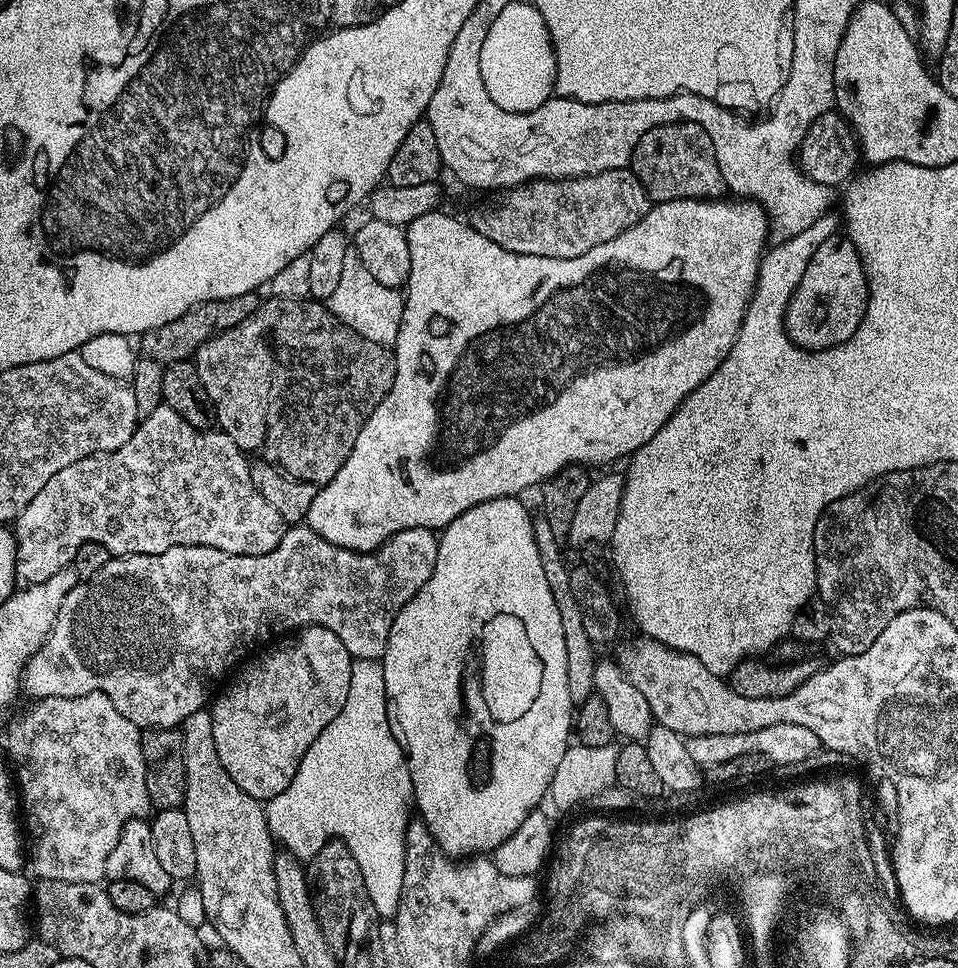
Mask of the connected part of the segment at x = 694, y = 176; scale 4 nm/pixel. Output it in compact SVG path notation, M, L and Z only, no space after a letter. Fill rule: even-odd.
M691 122L646 130L638 146L634 146L630 167L652 202L711 200L725 195L724 175L714 154L714 142L710 142L710 134L702 126Z

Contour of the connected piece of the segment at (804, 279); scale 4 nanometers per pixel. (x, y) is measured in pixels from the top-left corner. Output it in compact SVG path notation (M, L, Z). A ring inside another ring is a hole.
M840 234L840 236L832 236L829 238L829 240L822 241L821 244L817 246L816 253L814 253L813 256L809 258L808 265L803 265L802 271L800 273L800 279L795 285L794 291L791 293L791 295L789 295L788 308L784 311L784 331L786 335L788 335L788 337L790 337L797 346L799 346L799 348L804 348L807 350L807 352L821 352L827 348L833 348L839 344L844 344L852 337L852 335L855 334L855 332L858 330L858 326L862 322L864 311L866 310L867 305L868 279L864 273L864 267L860 261L858 250L854 245L852 245L852 242L848 239L847 235Z

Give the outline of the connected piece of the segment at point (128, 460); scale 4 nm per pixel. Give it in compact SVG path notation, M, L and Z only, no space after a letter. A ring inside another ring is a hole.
M162 403L149 417L141 419L137 423L134 434L130 438L130 442L126 442L126 446L113 452L99 452L82 458L78 462L70 462L70 466L58 470L58 474L54 474L54 478L50 478L50 482L46 482L46 486L42 486L42 490L38 490L38 494L34 494L30 506L26 506L26 510L22 510L22 514L16 517L14 531L16 534L16 582L17 585L27 586L46 582L46 578L58 574L58 570L69 567L75 561L82 545L90 542L98 542L102 546L106 546L106 550L113 557L157 556L174 546L210 546L214 550L222 550L226 554L257 556L274 550L278 546L278 542L282 542L286 525L282 514L278 514L278 510L274 510L274 506L270 506L270 502L266 502L266 498L262 498L262 494L254 486L249 457L226 433L190 426L190 422L182 419L170 405Z

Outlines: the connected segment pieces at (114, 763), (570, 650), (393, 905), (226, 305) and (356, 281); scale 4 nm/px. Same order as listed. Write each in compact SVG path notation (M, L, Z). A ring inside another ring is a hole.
M101 692L85 696L42 696L33 704L36 705L13 726L6 753L22 793L22 816L30 841L30 868L32 864L40 880L100 884L106 877L106 858L110 858L110 850L118 844L126 822L143 817L144 811L150 808L142 729L130 722Z
M543 518L535 521L534 538L538 542L538 554L542 554L546 582L550 582L550 590L556 593L558 614L562 618L562 634L566 637L566 679L570 685L570 698L573 705L578 706L582 702L586 702L586 698L590 698L596 691L594 670L598 659L597 649L592 643L592 639L586 634L582 614L578 611L578 602L574 602L574 594L570 592L570 568L569 565L564 565L564 556L560 553L561 541L556 540L548 521Z
M353 659L346 706L342 706L338 718L334 718L334 722L330 722L330 726L310 742L310 750L306 750L290 786L267 801L268 829L277 845L301 862L315 861L328 841L341 840L350 854L354 854L354 862L358 862L362 870L364 885L377 917L392 918L400 909L402 878L406 874L408 811L411 813L413 808L408 758L390 719L383 663L380 660Z
M259 291L238 294L234 298L222 298L221 300L211 300L205 304L194 306L186 310L174 322L166 322L166 326L154 326L154 330L143 333L138 340L138 348L145 357L153 359L162 365L192 360L200 347L208 341L211 336L216 336L219 332L230 330L238 326L238 322L246 322L254 310L258 310L262 303L262 296Z
M349 254L346 258L346 266L342 266L342 279L327 300L326 307L343 324L350 326L350 330L362 334L362 338L370 338L370 342L378 342L383 348L395 345L404 309L401 289L382 286L382 282L377 282L370 275L370 270L362 266L356 255Z

